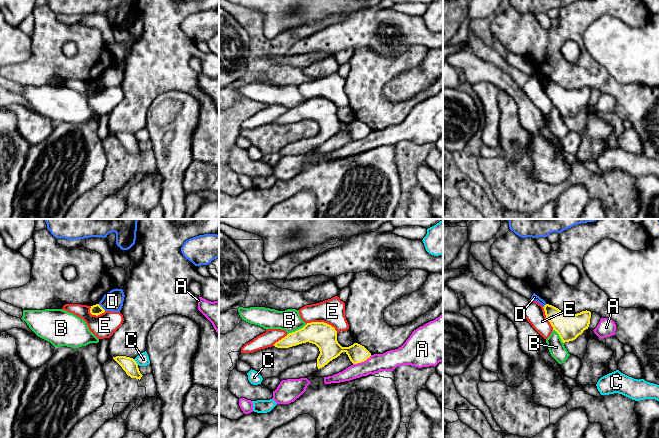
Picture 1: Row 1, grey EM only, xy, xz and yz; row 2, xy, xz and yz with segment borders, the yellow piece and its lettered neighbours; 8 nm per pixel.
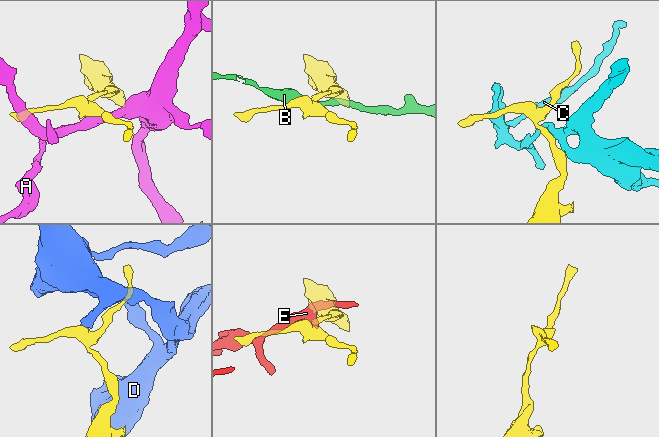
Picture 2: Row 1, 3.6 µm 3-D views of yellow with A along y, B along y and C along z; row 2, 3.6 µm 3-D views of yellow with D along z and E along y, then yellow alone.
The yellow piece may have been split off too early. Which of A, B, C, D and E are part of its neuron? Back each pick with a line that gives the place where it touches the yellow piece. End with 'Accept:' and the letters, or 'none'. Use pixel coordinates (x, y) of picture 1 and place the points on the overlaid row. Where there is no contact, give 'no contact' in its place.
Accept: none

